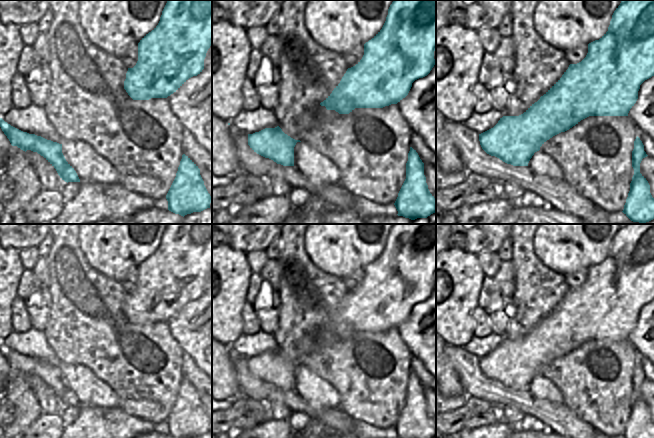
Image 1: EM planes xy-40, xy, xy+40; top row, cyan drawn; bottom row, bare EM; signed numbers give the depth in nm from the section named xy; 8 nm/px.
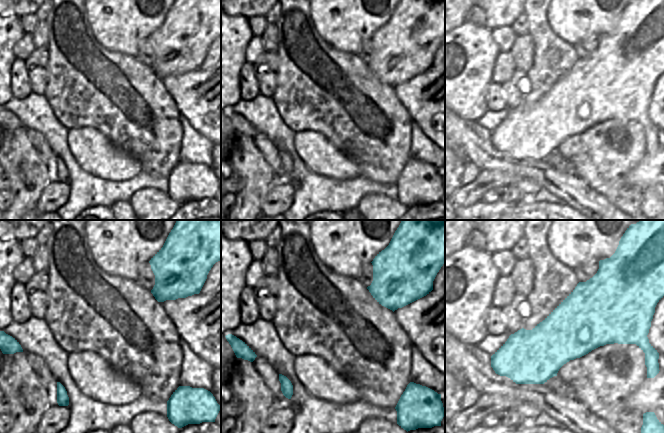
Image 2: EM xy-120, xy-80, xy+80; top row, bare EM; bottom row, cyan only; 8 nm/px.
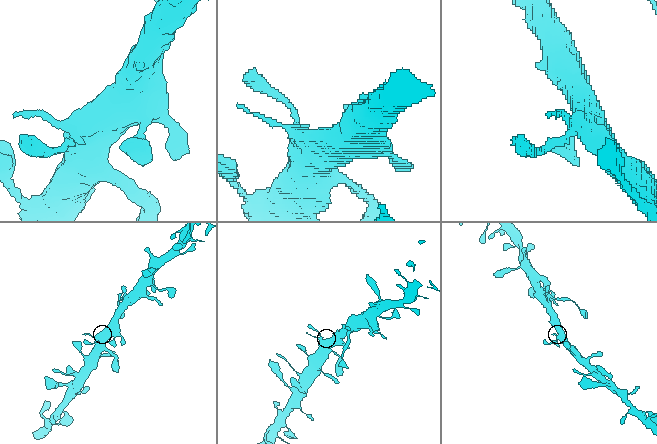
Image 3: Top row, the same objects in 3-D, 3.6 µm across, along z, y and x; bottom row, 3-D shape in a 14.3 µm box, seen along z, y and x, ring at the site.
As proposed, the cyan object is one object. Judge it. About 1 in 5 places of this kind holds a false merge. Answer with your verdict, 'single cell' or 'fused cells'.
single cell

